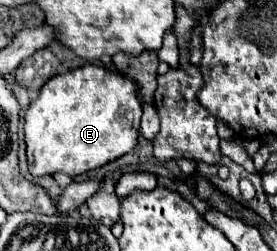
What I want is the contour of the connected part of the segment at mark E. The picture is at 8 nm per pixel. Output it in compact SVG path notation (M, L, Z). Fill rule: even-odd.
M86 64L76 70L52 76L42 86L38 98L30 102L24 116L24 140L30 174L52 176L56 172L64 172L66 176L74 178L128 154L138 144L140 116L142 104L136 96L136 82L128 76L122 76L96 64Z

